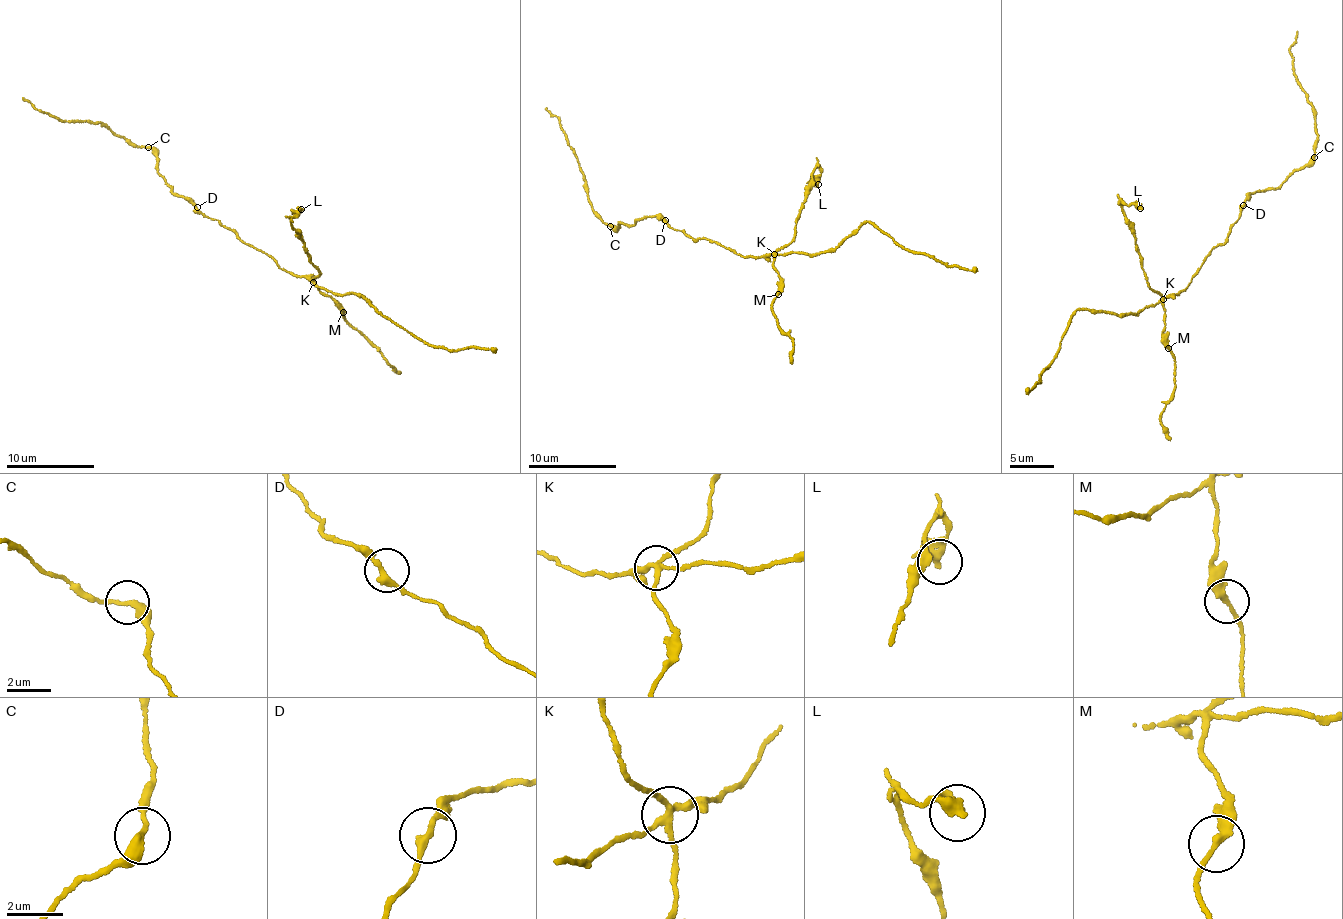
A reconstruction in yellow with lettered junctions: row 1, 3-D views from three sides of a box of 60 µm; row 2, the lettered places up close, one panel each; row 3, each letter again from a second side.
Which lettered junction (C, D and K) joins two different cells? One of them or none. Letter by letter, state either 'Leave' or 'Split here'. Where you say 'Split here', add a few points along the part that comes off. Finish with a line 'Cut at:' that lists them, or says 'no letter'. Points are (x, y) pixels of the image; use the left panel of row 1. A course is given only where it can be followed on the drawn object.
C: Leave
D: Leave
K: Split here. Course of the part to remove: (313, 281), (318, 290), (337, 302), (346, 320), (365, 335), (388, 365), (400, 373)
Cut at: K

